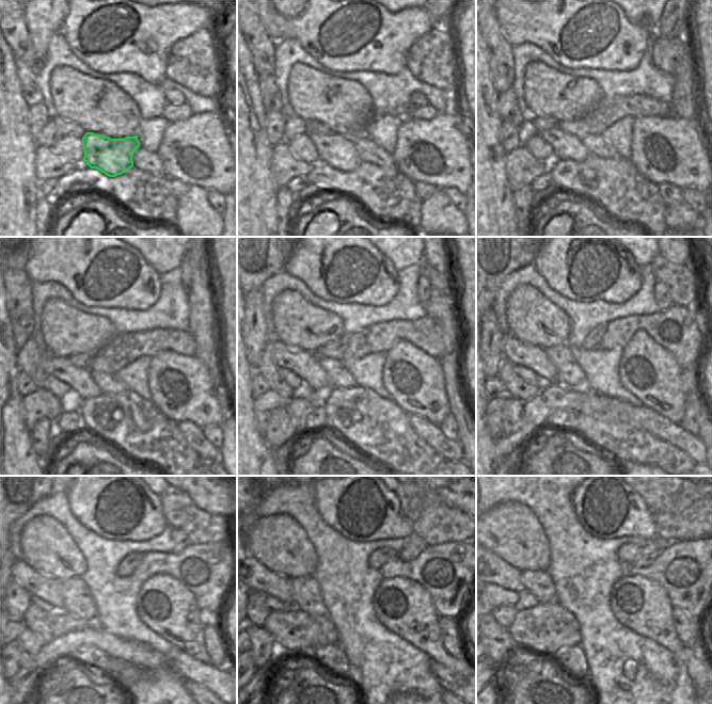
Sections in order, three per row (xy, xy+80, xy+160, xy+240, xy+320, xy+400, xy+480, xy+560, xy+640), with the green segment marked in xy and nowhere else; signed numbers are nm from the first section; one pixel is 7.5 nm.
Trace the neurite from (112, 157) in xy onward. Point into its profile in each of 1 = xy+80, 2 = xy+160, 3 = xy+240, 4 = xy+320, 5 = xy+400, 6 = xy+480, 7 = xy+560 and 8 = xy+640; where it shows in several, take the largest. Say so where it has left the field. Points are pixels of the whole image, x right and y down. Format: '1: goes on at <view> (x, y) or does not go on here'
1: goes on at xy+80 (338, 152)
2: goes on at xy+160 (566, 146)
3: goes on at xy+240 (79, 379)
4: goes on at xy+320 (305, 365)
5: goes on at xy+400 (534, 357)
6: goes on at xy+480 (48, 589)
7: goes on at xy+560 (258, 577)
8: goes on at xy+640 (497, 572)

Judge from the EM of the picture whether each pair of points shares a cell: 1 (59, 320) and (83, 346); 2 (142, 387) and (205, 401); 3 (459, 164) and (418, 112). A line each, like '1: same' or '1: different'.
1: same
2: different
3: different

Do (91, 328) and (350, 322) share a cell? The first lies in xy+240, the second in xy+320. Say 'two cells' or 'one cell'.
two cells

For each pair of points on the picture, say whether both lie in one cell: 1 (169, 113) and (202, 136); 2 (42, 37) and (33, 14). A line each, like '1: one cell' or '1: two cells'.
1: two cells
2: one cell

